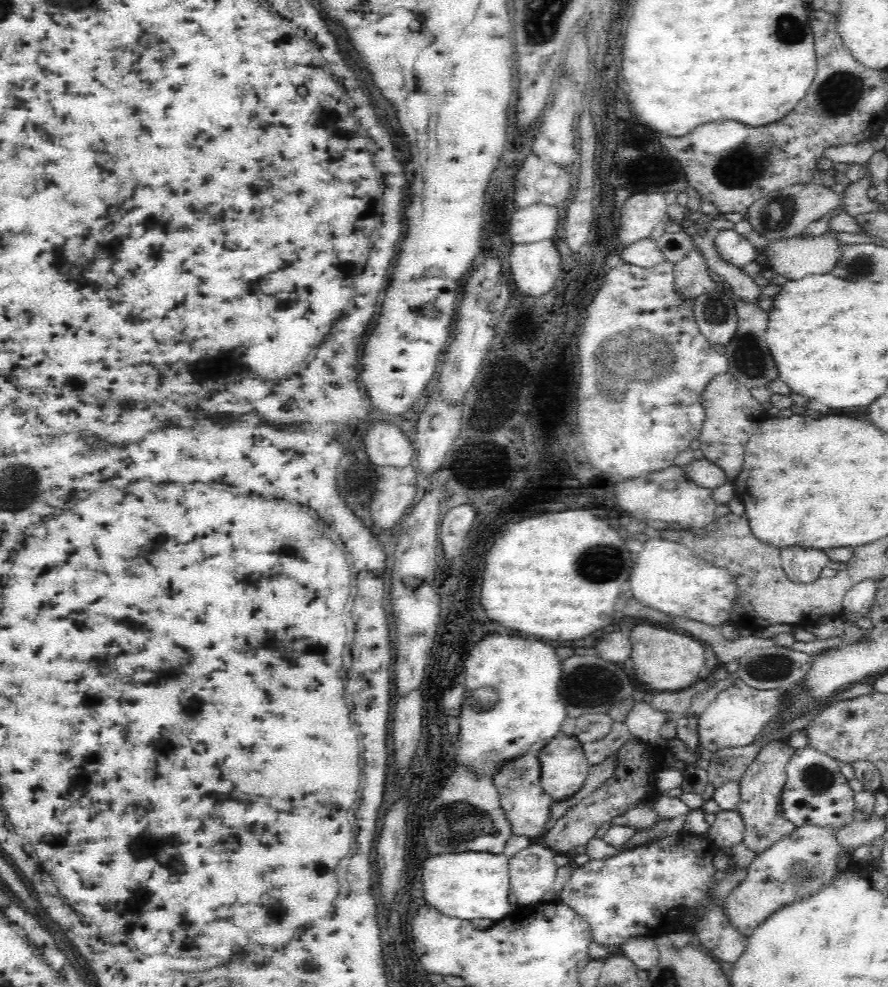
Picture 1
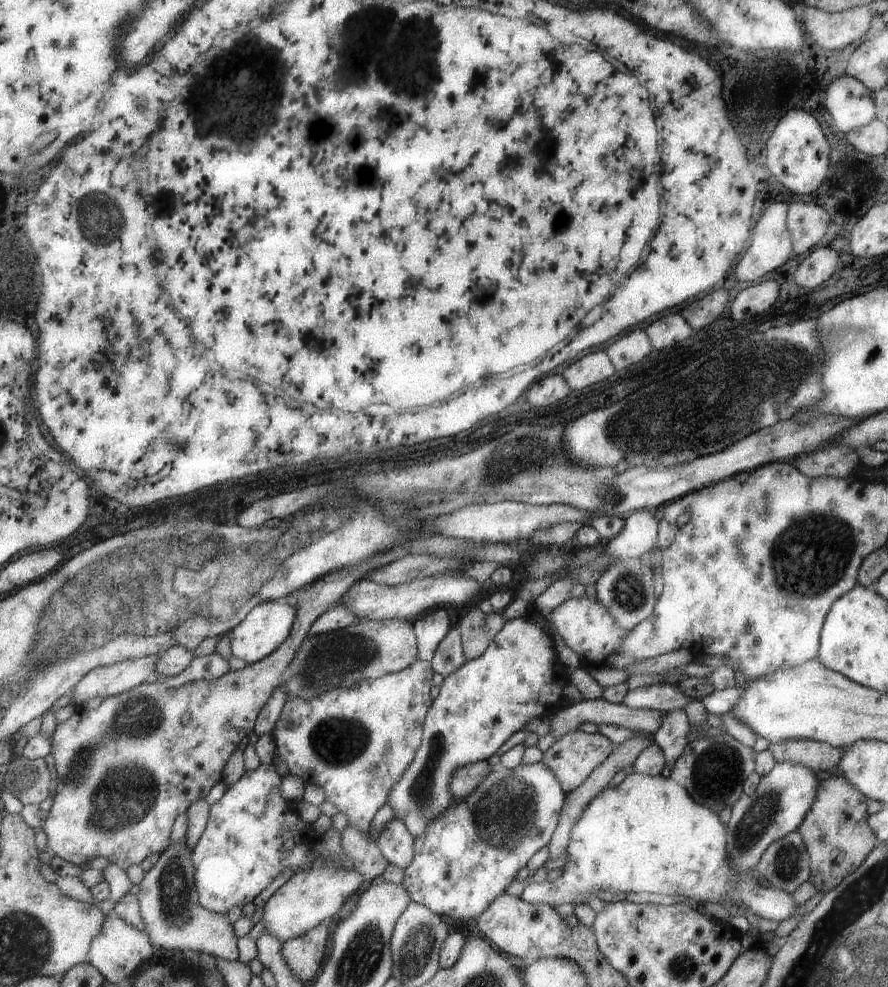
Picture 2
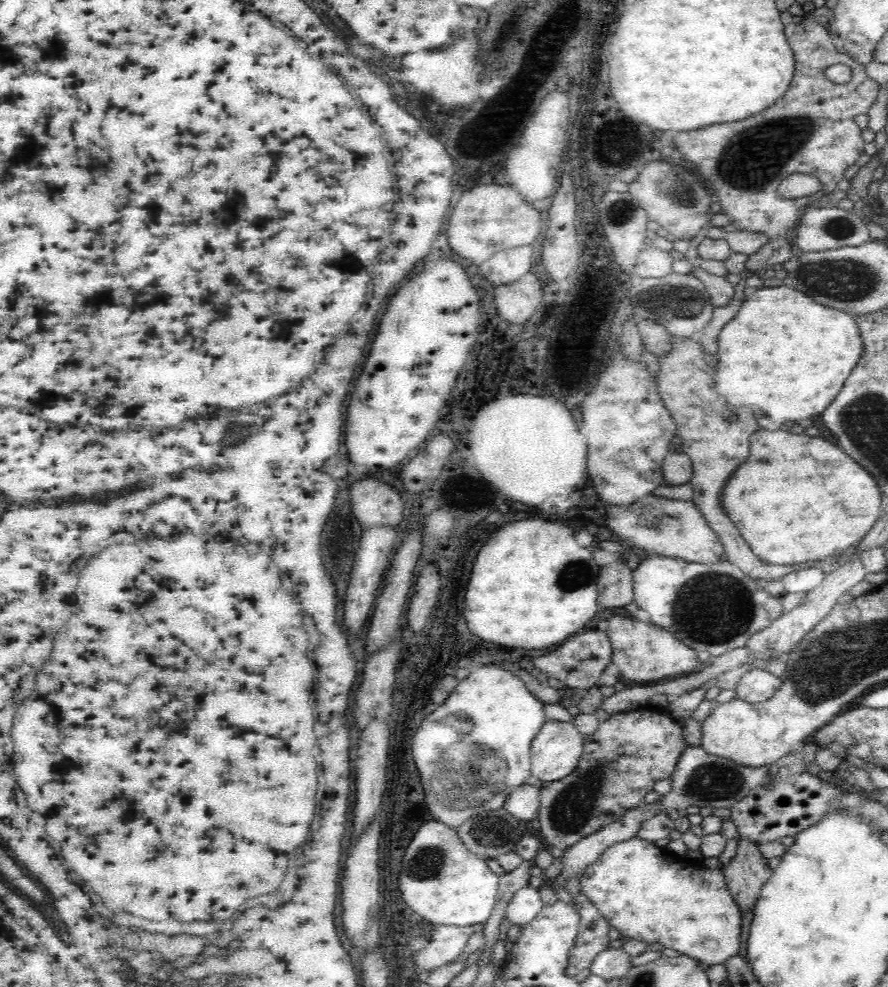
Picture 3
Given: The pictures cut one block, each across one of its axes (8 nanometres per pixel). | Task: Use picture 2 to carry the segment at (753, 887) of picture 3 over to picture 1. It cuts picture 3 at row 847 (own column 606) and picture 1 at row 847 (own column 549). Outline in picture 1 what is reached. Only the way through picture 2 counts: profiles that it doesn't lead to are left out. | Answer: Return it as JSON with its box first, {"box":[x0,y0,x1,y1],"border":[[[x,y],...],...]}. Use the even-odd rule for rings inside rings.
{"box":[736,737,796,855],"border":[[[775,737],[768,740],[756,754],[754,762],[741,776],[741,797],[736,809],[742,815],[745,824],[742,842],[756,855],[765,852],[770,845],[788,836],[796,828],[795,824],[785,817],[780,805],[781,792],[787,779],[785,766],[790,756],[794,754],[789,739],[790,737]]]}

